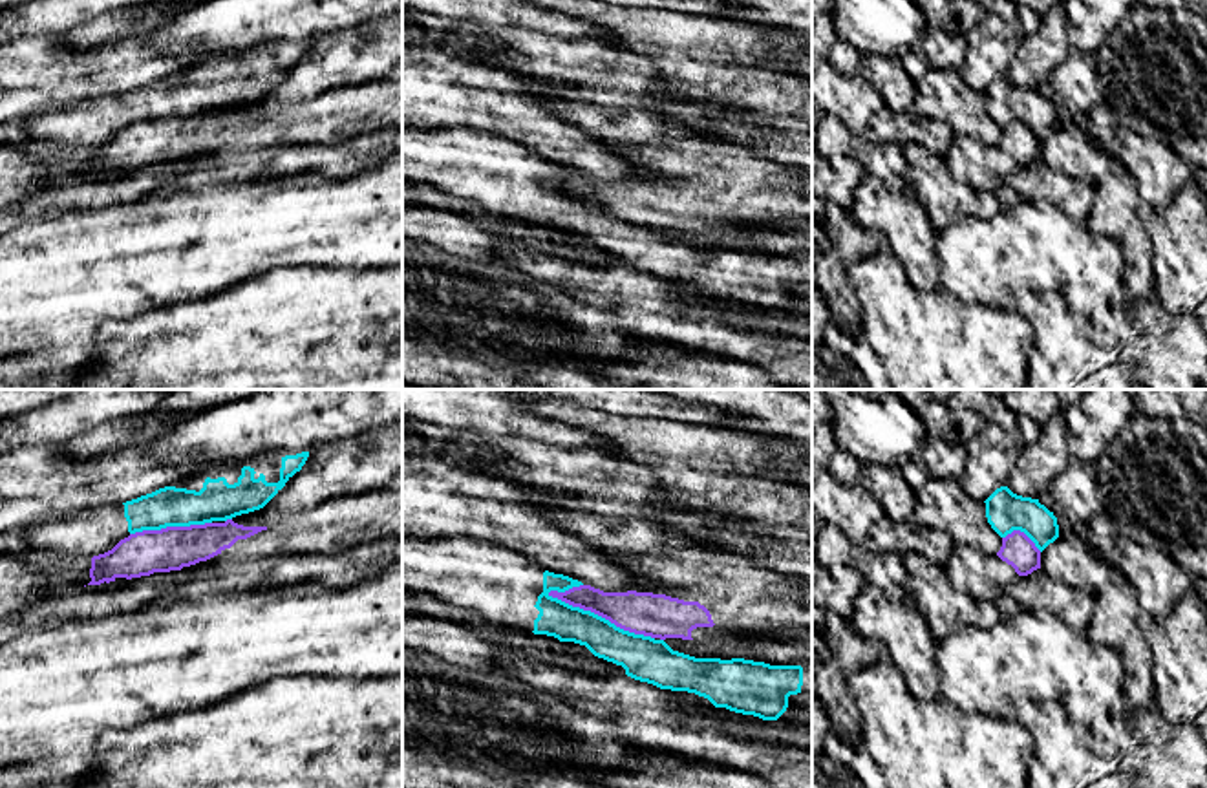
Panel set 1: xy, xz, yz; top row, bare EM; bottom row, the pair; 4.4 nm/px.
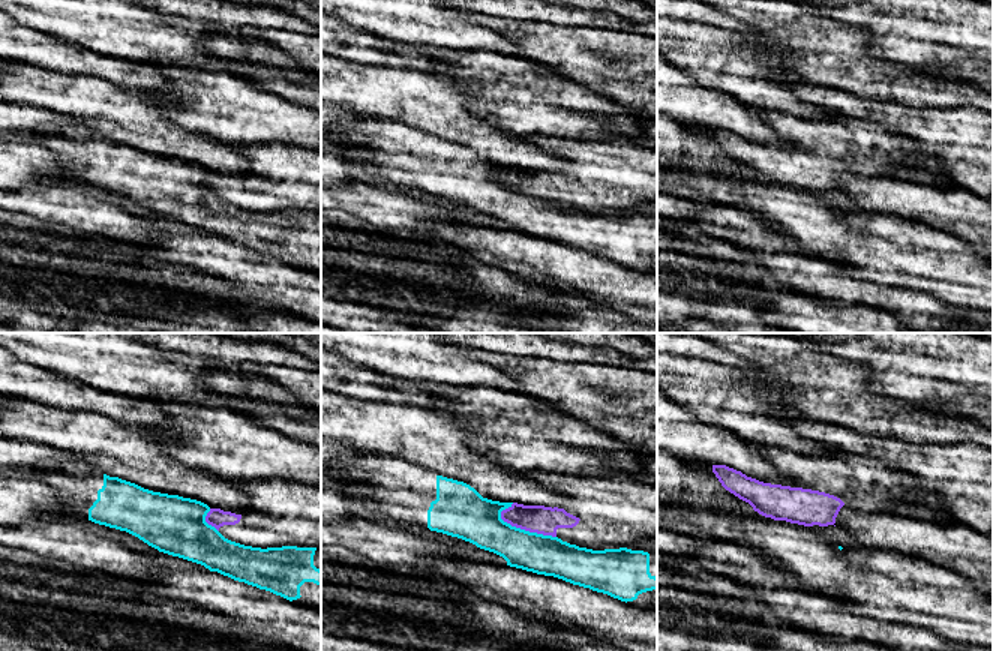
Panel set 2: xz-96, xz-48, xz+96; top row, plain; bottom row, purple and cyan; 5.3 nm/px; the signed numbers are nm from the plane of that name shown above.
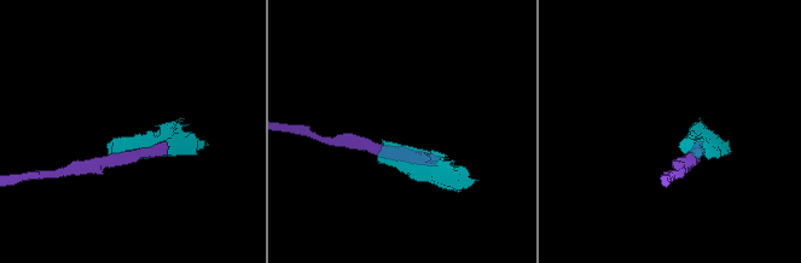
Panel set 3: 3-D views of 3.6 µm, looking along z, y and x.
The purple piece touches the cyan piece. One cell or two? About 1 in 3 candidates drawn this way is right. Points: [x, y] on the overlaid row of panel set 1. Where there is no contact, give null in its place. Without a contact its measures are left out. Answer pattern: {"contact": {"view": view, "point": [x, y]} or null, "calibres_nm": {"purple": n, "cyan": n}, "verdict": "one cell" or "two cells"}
{"contact": {"view": "xz", "point": [600, 615]}, "calibres_nm": {"purple": 190, "cyan": 180}, "verdict": "two cells"}

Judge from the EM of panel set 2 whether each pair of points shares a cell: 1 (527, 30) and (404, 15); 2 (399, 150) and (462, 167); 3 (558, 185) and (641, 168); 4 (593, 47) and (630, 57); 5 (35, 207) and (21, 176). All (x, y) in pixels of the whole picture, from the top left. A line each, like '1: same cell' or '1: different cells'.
1: different cells
2: same cell
3: same cell
4: same cell
5: different cells

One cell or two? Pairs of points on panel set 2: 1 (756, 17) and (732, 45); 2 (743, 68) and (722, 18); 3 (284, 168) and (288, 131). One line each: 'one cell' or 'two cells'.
1: two cells
2: two cells
3: two cells

